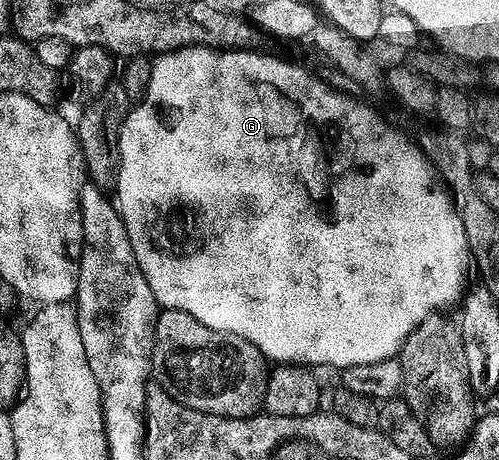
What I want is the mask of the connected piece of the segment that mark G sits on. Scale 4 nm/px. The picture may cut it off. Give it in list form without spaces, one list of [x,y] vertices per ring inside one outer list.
[[[183,46],[169,54],[161,54],[152,63],[150,72],[150,84],[146,88],[144,97],[139,99],[129,109],[126,120],[122,124],[120,133],[120,170],[116,174],[114,187],[114,201],[120,211],[122,220],[126,224],[126,236],[130,236],[130,244],[134,248],[134,256],[142,268],[150,284],[157,302],[165,310],[177,310],[178,312],[190,312],[194,320],[202,320],[206,328],[214,328],[218,332],[237,334],[250,344],[254,344],[264,357],[276,364],[307,364],[311,367],[320,364],[336,365],[339,368],[353,366],[354,364],[374,364],[378,360],[386,360],[399,355],[404,342],[426,320],[426,316],[443,311],[452,301],[465,293],[464,273],[470,270],[470,255],[468,252],[468,241],[466,240],[466,228],[462,228],[462,216],[458,216],[456,205],[452,202],[452,195],[438,181],[438,175],[432,169],[431,162],[425,158],[417,145],[402,134],[399,134],[386,119],[375,114],[368,107],[363,106],[362,101],[347,94],[339,93],[322,81],[319,77],[314,78],[308,71],[284,58],[275,58],[272,54],[259,54],[259,49],[251,50],[218,50],[211,46]]]

